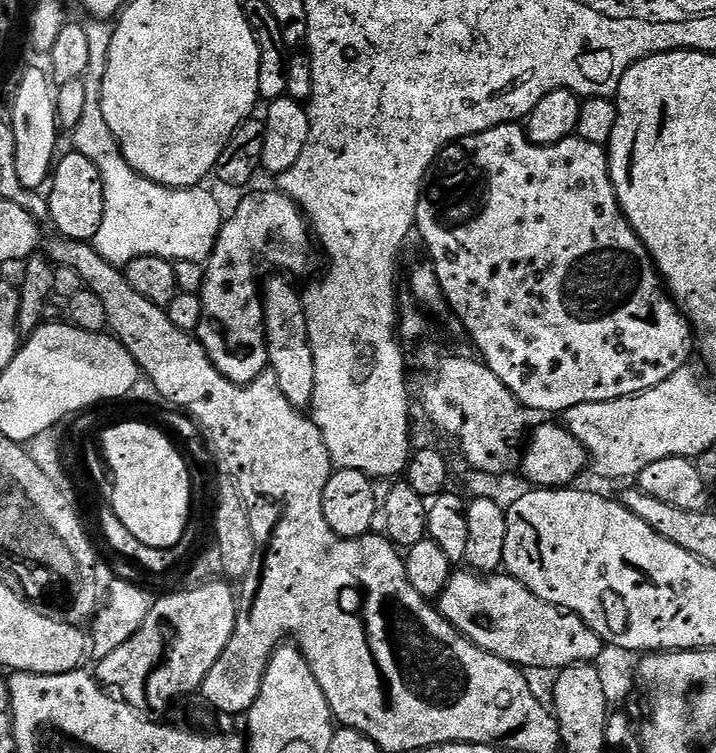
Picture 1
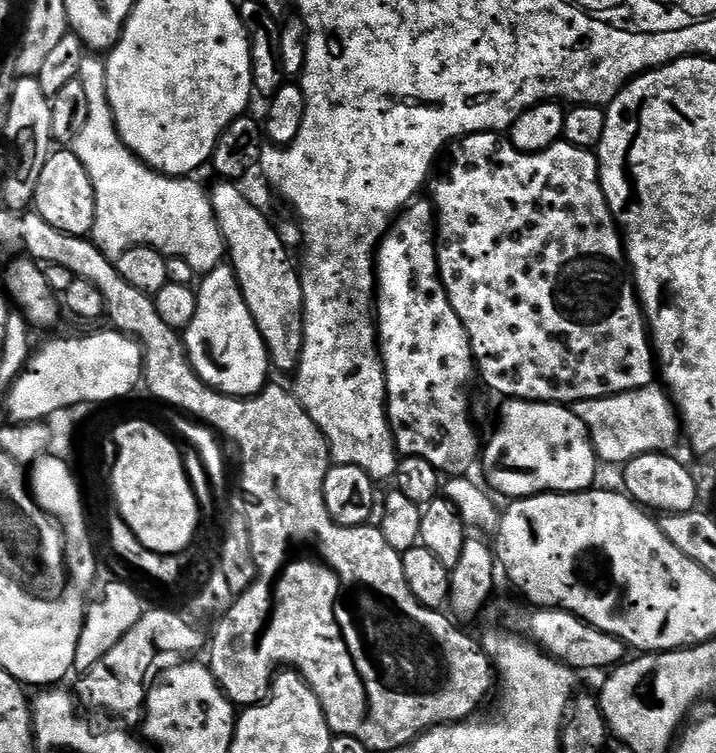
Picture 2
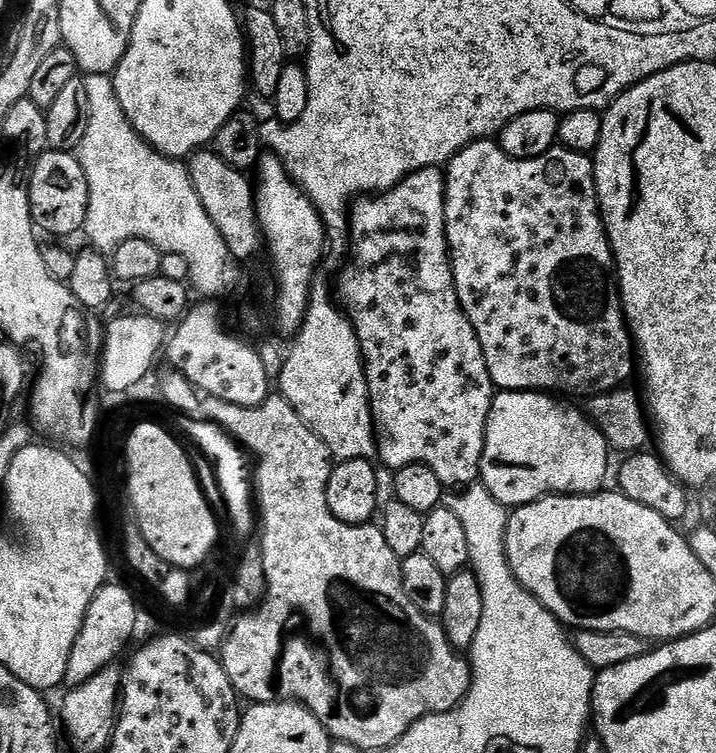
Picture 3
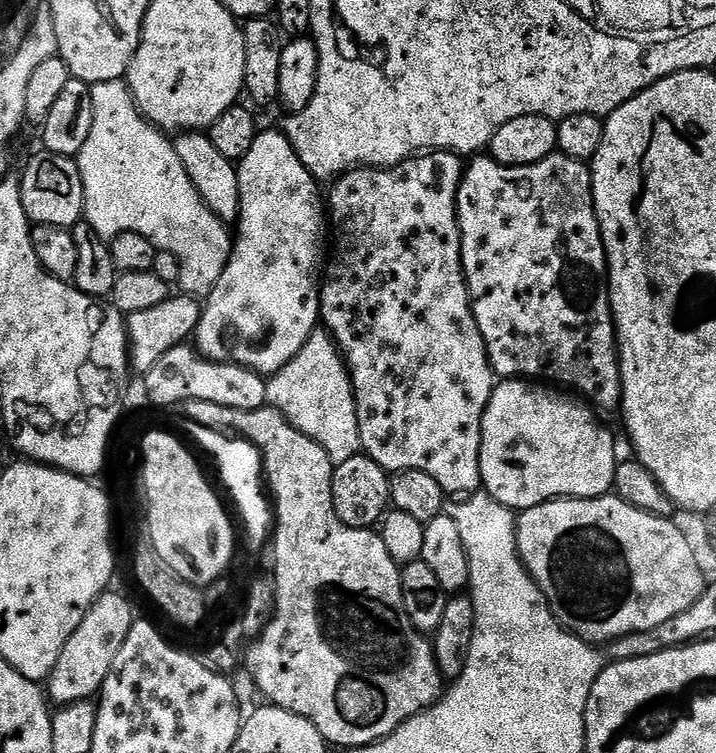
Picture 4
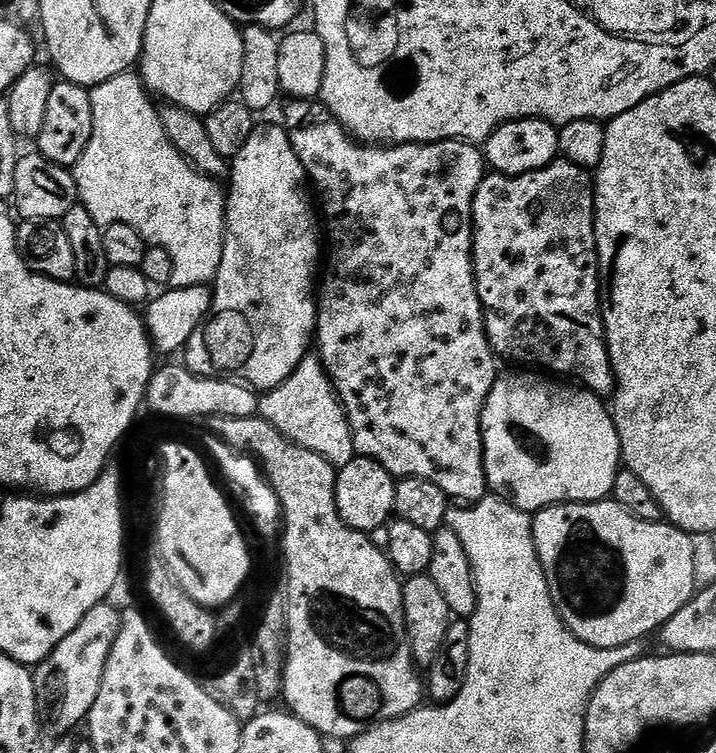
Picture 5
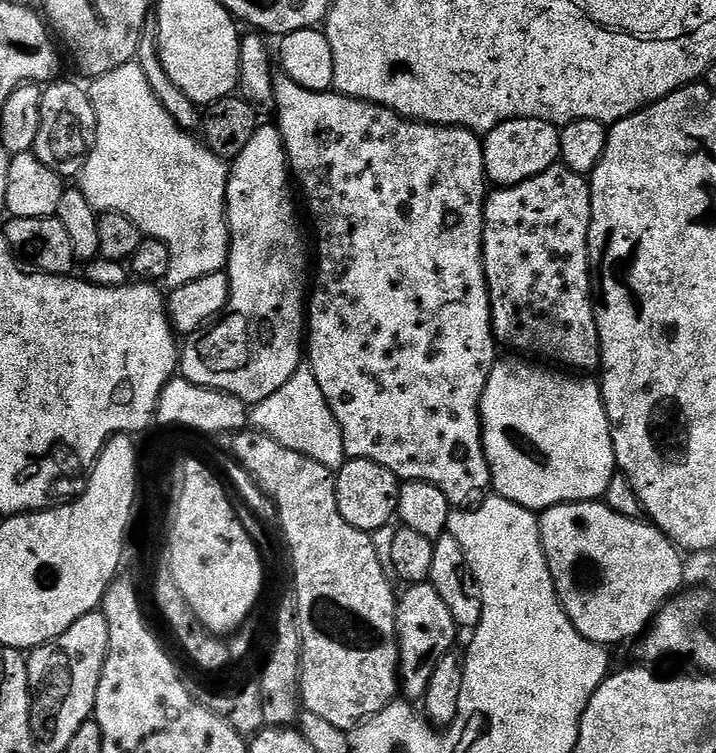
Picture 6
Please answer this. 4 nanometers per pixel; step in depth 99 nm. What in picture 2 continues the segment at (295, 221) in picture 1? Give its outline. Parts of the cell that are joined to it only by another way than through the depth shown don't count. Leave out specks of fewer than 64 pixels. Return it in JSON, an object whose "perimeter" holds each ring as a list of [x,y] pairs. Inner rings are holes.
{"perimeter":[[[222,262],[212,272],[203,273],[196,297],[198,310],[194,310],[194,318],[182,335],[184,352],[202,382],[227,396],[247,398],[263,392],[270,380],[268,351],[250,314],[250,306],[246,306],[246,298],[242,298],[231,263]]]}

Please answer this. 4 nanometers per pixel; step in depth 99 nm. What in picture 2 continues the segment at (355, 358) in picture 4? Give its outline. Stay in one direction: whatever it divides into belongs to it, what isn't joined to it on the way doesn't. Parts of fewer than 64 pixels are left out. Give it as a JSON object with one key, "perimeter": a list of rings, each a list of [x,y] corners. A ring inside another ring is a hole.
{"perimeter":[[[417,198],[407,205],[388,227],[384,239],[376,249],[376,318],[378,321],[378,343],[380,357],[384,363],[384,377],[386,378],[386,394],[388,395],[388,425],[392,427],[392,436],[396,440],[396,451],[401,457],[413,456],[426,458],[432,466],[445,477],[468,476],[471,468],[477,467],[482,456],[482,436],[476,433],[476,424],[472,421],[472,379],[477,379],[476,359],[470,346],[470,338],[466,334],[466,326],[462,326],[462,318],[454,314],[454,306],[450,306],[450,298],[444,289],[440,277],[440,254],[438,251],[438,233],[436,230],[436,210],[428,198]]]}

